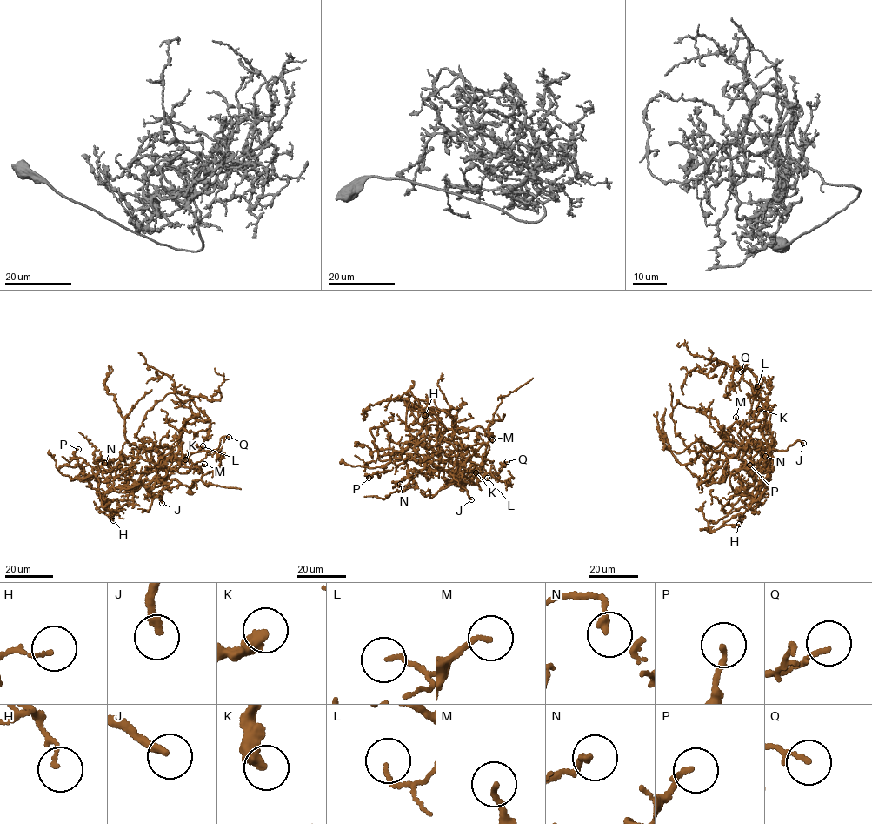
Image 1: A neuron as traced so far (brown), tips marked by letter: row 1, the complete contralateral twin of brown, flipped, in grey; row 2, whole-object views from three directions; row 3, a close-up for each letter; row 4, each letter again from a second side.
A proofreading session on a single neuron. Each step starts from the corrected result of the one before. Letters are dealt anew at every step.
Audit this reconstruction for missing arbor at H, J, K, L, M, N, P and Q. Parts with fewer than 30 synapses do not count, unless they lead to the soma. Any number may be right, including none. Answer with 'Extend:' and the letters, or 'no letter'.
Extend: J

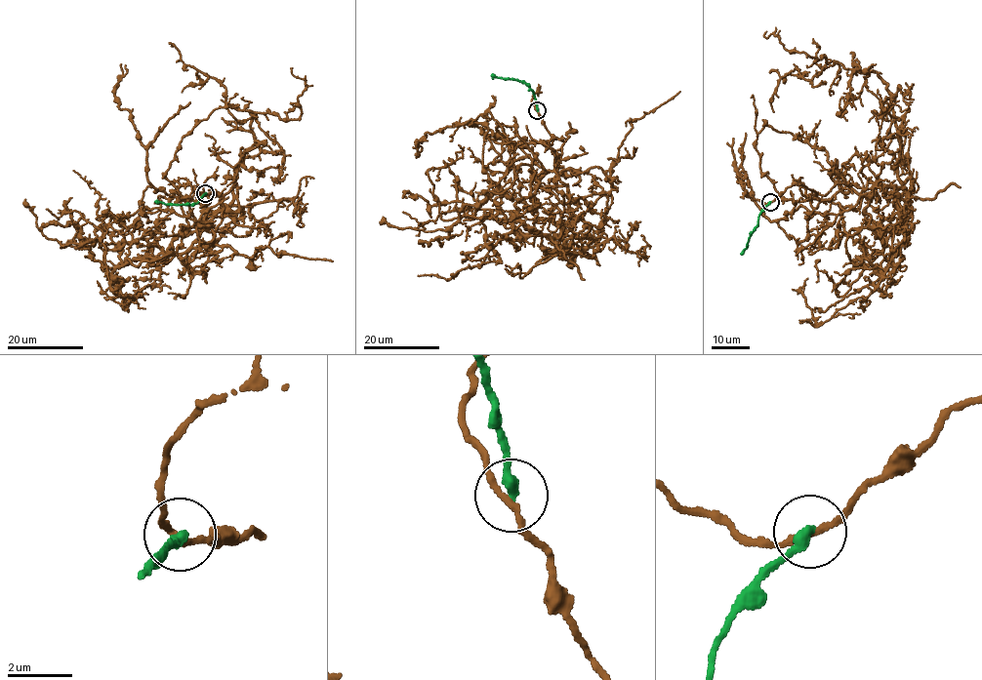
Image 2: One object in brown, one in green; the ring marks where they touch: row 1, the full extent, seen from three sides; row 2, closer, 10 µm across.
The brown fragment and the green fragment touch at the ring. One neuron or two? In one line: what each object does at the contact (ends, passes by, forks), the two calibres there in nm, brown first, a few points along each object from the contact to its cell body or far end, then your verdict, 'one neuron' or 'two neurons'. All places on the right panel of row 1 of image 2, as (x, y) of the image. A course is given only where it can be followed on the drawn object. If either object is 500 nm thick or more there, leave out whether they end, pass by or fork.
brown passes by; green ends; calibres 190 and 320 nm; course brown (770, 202), (793, 183), (813, 208), (906, 188), (873, 71), (795, 68), (773, 112); course green (770, 202), (760, 214), (757, 225), (740, 255); two neurons

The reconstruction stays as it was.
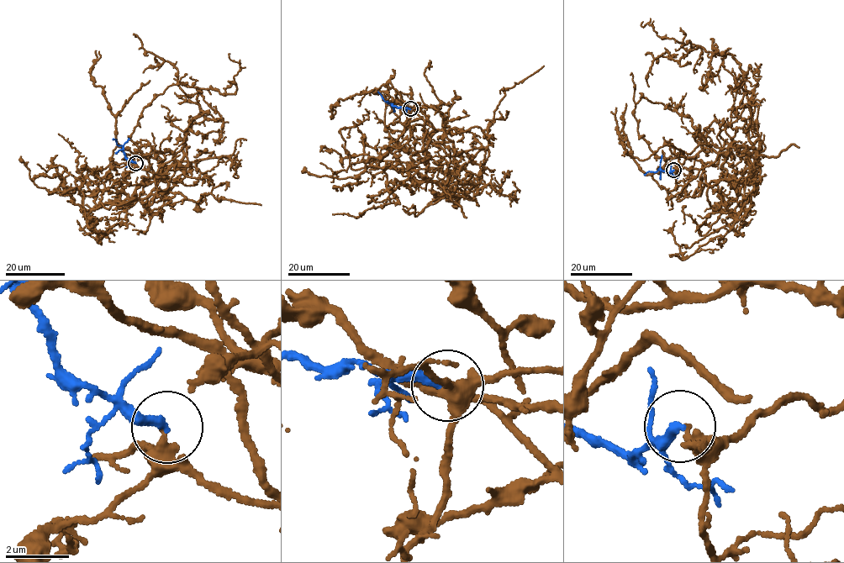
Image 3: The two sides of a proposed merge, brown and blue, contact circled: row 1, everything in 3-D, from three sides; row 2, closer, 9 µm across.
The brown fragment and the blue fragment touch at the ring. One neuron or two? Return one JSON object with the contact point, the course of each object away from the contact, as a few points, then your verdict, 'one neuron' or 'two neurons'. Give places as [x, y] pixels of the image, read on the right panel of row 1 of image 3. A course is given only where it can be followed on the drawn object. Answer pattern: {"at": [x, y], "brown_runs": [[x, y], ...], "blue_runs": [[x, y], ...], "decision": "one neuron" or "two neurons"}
{"at": [673, 170], "brown_runs": [[673, 171], [702, 150], [755, 148], [743, 75], [731, 55], [695, 45], [654, 60], [648, 86]], "blue_runs": [[673, 171], [669, 173], [658, 169], [644, 174]], "decision": "two neurons"}

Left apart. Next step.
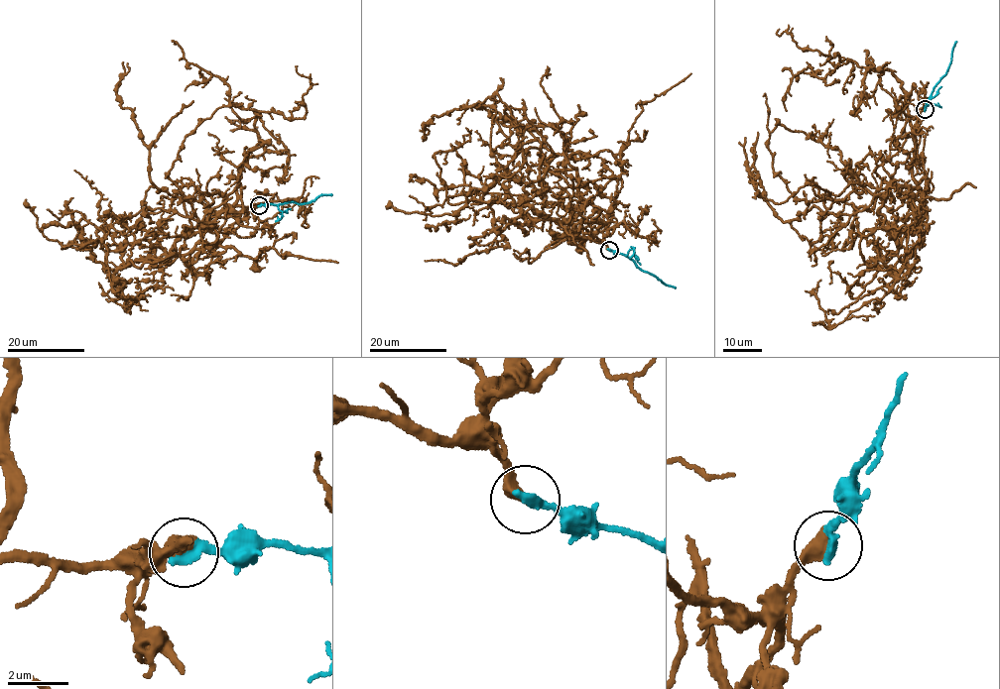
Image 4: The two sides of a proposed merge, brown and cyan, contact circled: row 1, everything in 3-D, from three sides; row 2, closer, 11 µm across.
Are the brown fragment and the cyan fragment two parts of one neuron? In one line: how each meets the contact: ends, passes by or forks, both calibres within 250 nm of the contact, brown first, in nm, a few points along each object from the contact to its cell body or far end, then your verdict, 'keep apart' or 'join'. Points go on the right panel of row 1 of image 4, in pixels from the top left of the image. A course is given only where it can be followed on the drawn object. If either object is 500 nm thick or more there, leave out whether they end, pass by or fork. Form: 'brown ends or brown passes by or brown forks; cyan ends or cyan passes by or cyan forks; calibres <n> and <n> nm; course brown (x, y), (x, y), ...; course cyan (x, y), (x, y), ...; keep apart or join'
brown ends; cyan ends; calibres 460 and 340 nm; course brown (925, 108), (911, 135), (921, 187), (892, 185), (849, 214), (812, 206), (781, 220), (750, 181), (745, 137); course cyan (925, 108), (935, 86), (948, 69), (956, 41); join

